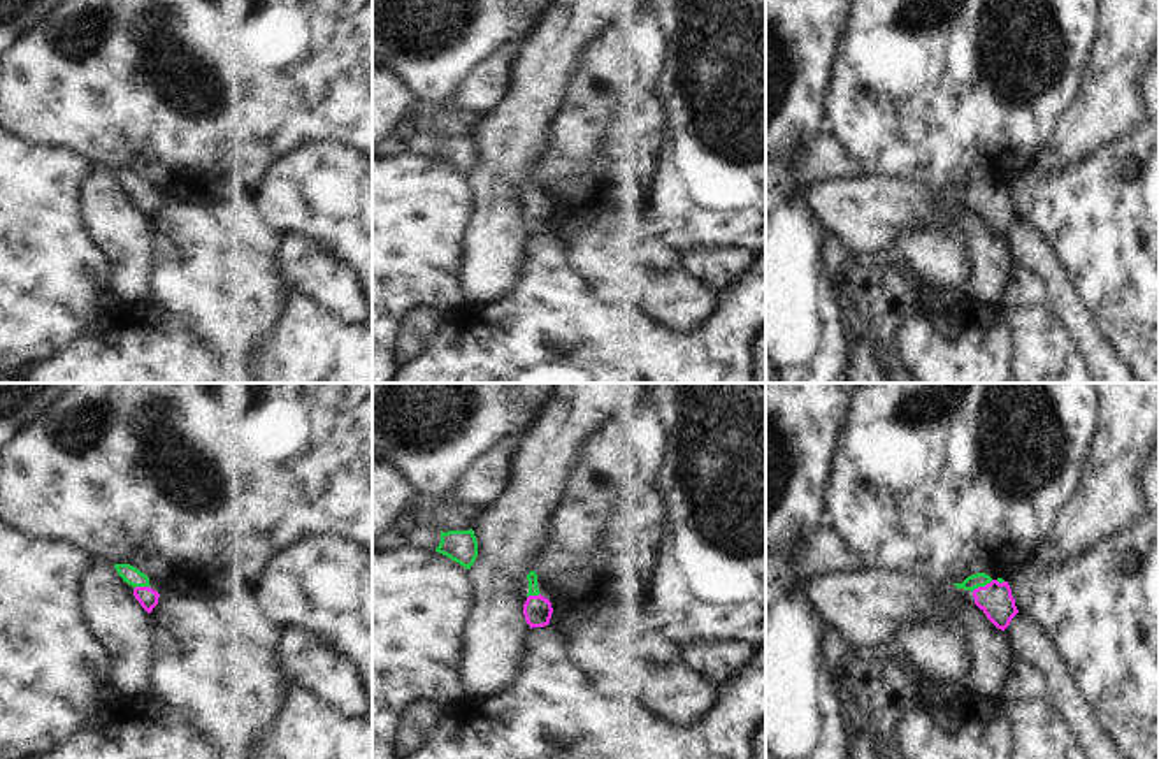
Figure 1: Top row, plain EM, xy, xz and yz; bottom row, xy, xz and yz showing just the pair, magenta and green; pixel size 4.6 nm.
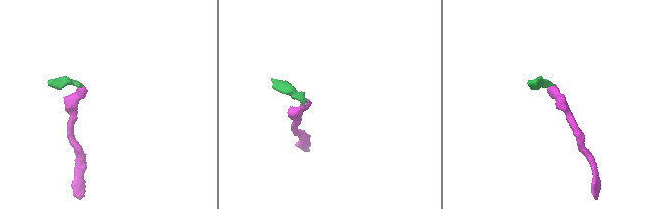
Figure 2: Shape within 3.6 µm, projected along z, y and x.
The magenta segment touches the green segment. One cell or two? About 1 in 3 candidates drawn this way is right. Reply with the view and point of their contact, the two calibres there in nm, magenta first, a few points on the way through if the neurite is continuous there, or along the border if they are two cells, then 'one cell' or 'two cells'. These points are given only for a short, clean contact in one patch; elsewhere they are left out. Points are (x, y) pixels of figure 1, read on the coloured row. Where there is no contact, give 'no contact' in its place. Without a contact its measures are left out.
yz (982, 587) | 150/70 nm | across yz (996, 599), (982, 587), (977, 580) | one cell

